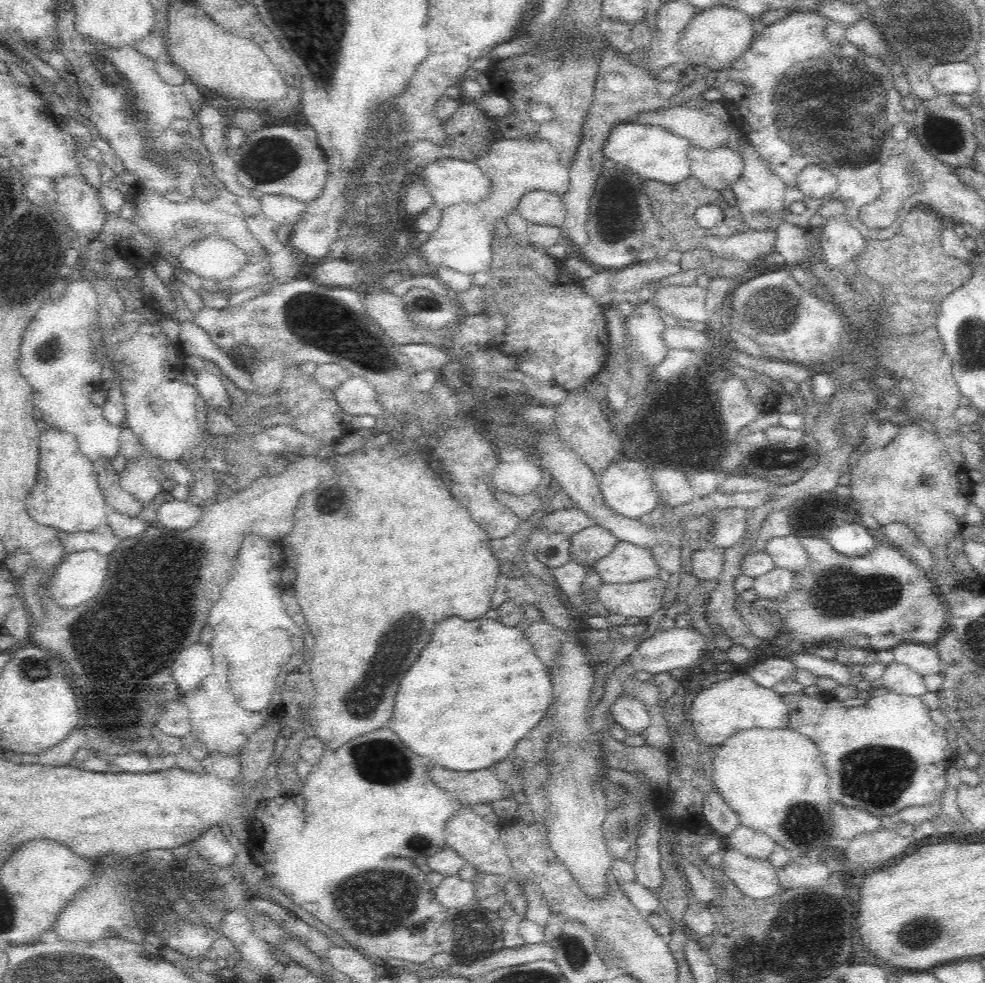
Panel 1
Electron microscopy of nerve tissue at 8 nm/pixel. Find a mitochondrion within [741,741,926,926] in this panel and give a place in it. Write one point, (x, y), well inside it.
(880, 777)

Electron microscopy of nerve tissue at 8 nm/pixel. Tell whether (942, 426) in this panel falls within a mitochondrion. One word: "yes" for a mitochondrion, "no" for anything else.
no

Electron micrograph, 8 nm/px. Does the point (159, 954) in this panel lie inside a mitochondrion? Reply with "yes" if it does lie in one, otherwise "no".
no

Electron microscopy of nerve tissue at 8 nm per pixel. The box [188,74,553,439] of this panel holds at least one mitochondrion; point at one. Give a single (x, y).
(371, 209)

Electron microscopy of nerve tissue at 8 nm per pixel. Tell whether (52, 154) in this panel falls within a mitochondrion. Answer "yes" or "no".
no

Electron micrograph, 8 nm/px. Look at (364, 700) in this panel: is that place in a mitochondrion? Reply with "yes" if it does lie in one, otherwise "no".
yes

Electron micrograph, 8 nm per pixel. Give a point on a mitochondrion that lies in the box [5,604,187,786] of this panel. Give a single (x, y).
(36, 669)

